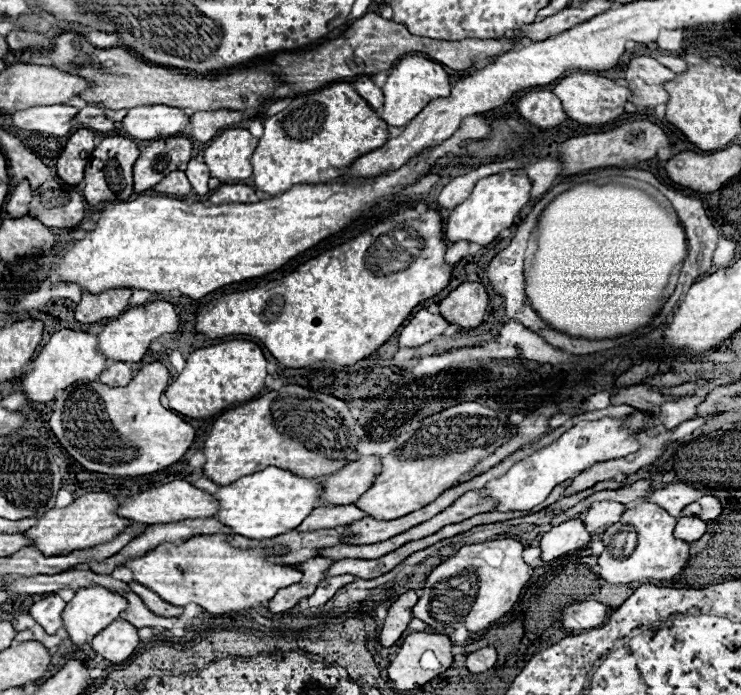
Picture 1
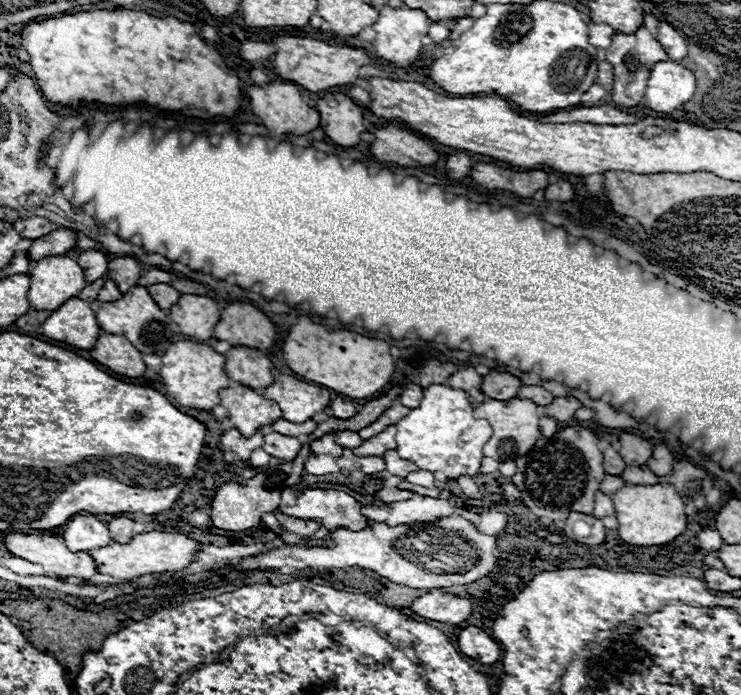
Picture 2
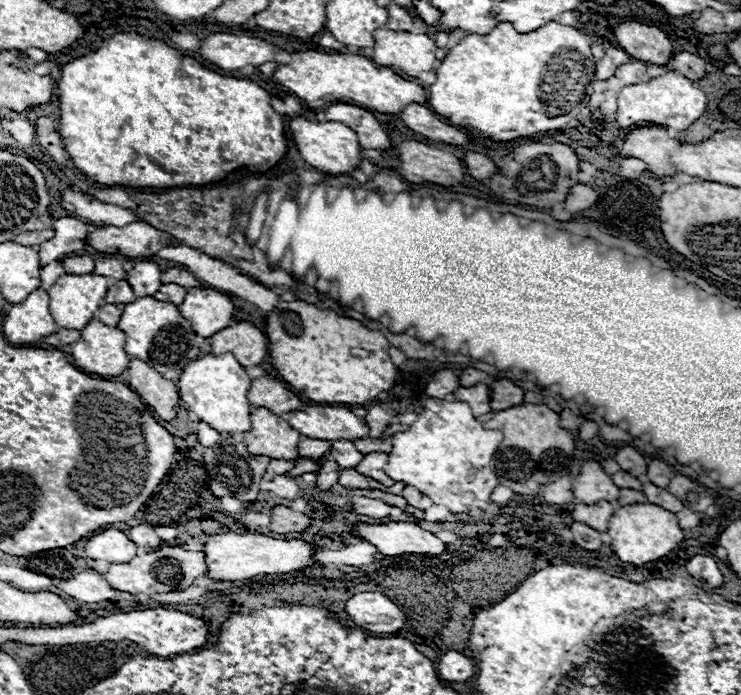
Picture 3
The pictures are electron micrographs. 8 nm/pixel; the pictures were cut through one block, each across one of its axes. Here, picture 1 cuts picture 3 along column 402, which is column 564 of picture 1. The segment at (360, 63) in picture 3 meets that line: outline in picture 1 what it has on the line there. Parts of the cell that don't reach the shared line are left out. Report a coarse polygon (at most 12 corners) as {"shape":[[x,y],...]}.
{"shape":[[572,72],[552,92],[580,124],[624,114],[628,88],[592,72]]}

